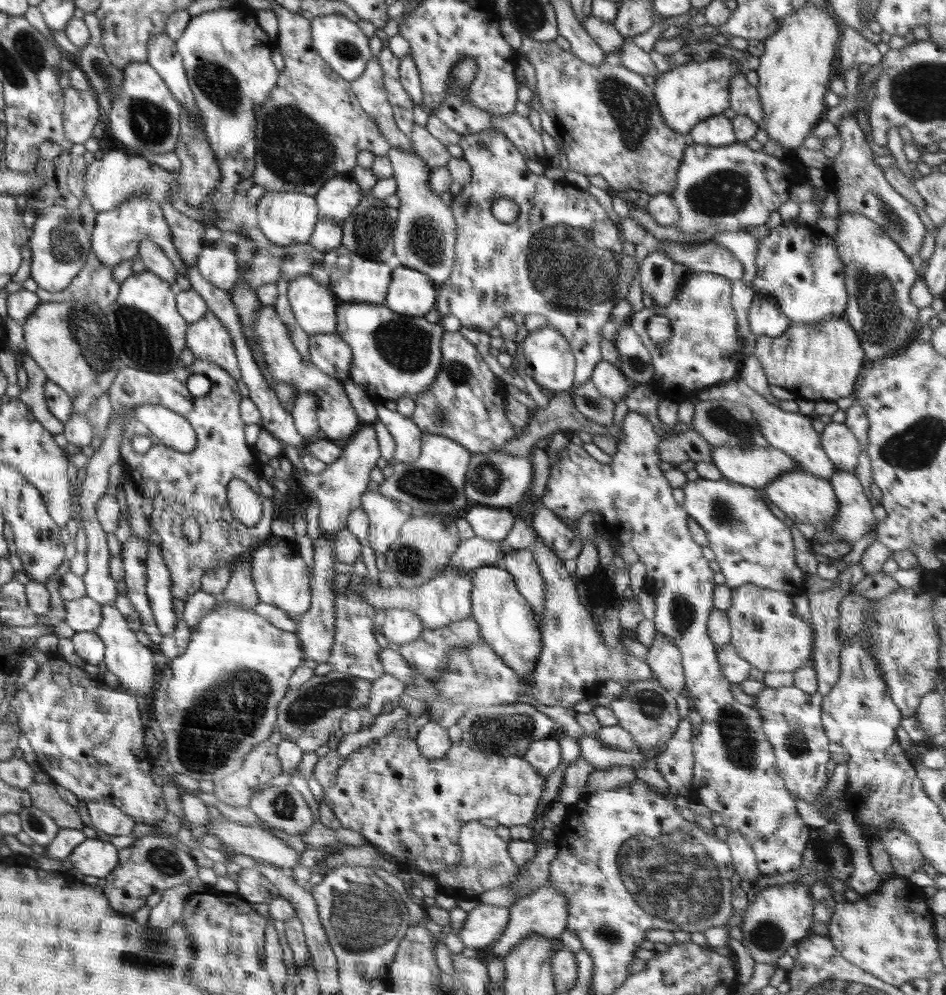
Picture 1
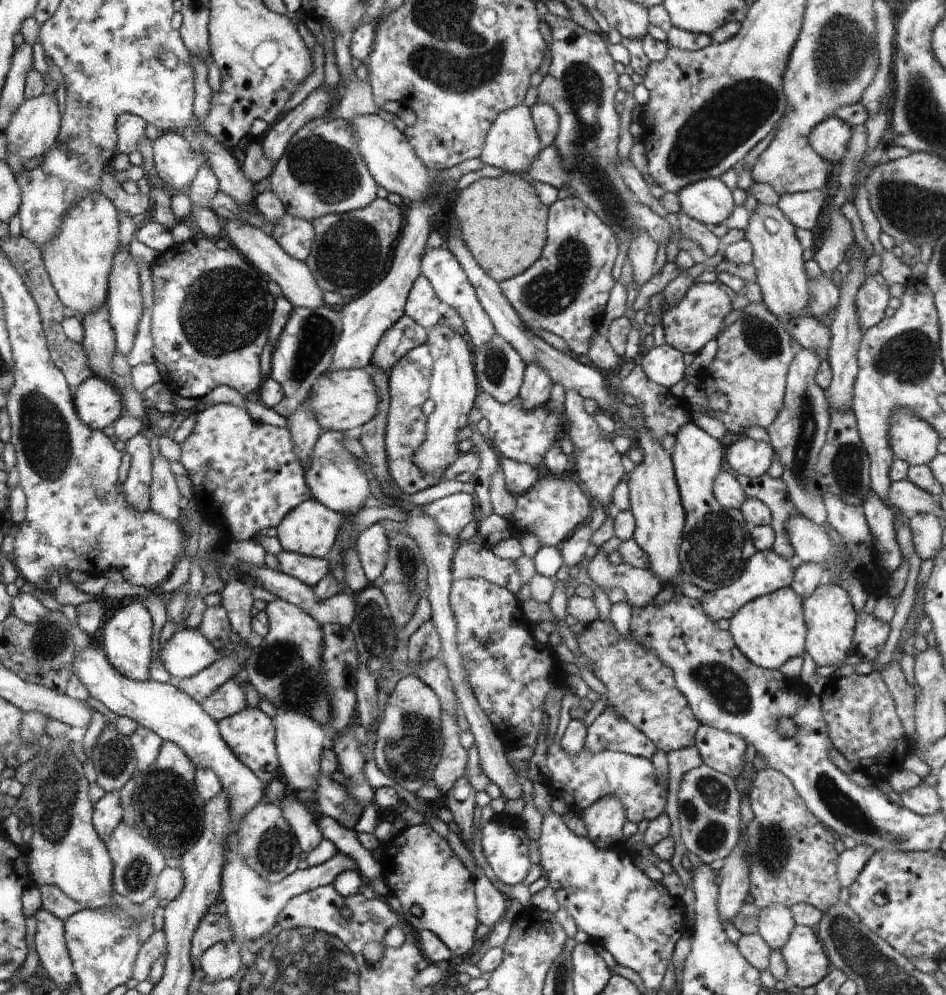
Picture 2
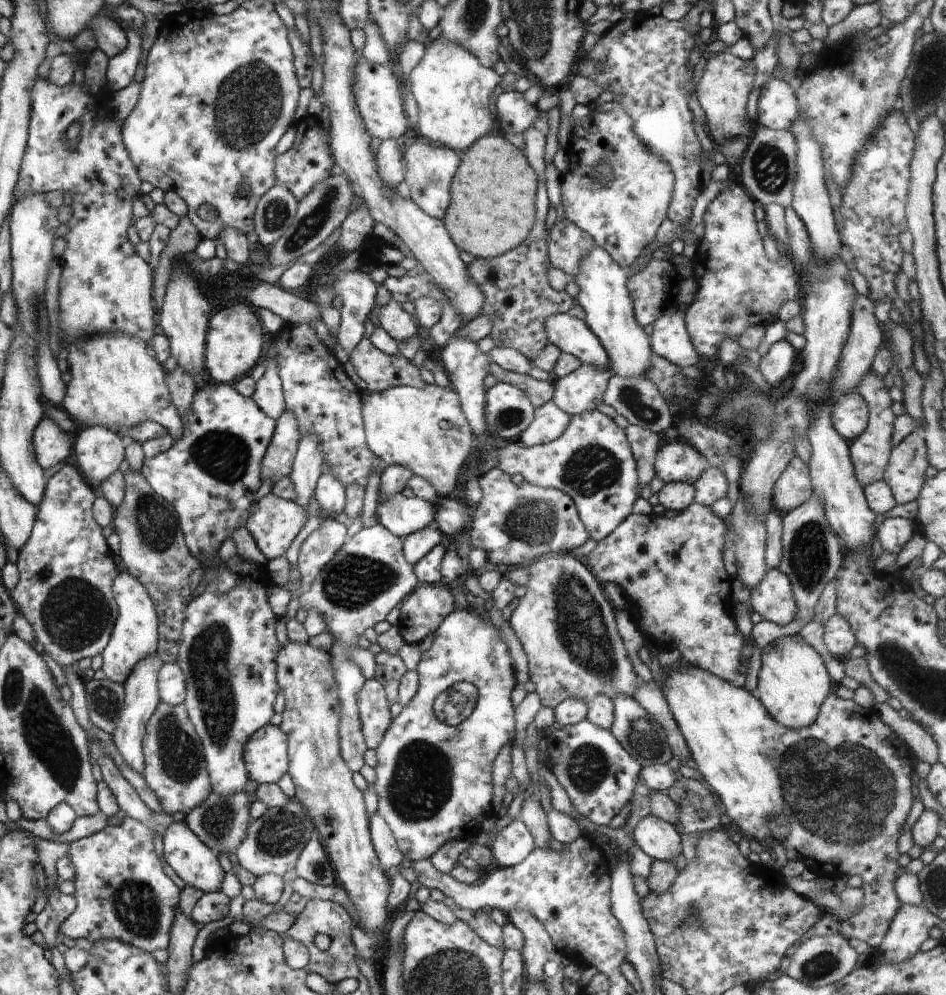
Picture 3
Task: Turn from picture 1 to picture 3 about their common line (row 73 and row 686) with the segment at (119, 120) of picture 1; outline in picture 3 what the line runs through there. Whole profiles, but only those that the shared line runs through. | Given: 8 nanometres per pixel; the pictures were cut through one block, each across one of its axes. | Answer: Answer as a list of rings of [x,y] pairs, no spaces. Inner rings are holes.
[[[156,652],[152,657],[142,661],[142,664],[138,664],[132,676],[122,685],[125,693],[124,703],[119,713],[115,732],[111,734],[112,743],[119,756],[123,757],[124,763],[130,769],[133,769],[140,775],[145,770],[144,739],[146,734],[148,734],[148,723],[152,719],[154,712],[157,711],[160,703],[157,677],[158,670],[163,664]]]

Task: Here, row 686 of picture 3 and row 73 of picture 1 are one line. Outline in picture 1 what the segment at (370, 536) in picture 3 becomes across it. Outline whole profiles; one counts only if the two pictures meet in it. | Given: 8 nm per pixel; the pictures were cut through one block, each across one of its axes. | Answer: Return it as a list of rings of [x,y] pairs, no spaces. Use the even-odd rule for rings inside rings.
[[[330,13],[311,20],[311,43],[313,49],[327,62],[332,71],[348,82],[360,78],[366,70],[366,63],[372,57],[369,38],[348,17]]]

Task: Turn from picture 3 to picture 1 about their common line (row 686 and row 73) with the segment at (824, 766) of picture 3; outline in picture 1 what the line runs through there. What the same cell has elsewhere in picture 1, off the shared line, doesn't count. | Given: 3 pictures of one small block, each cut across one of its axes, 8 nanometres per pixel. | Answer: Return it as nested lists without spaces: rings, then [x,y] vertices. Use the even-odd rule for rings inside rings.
[[[717,56],[706,61],[690,61],[656,77],[652,90],[660,116],[666,126],[676,134],[689,137],[697,122],[705,121],[730,107],[729,85],[732,76],[741,72],[741,67],[730,58]]]

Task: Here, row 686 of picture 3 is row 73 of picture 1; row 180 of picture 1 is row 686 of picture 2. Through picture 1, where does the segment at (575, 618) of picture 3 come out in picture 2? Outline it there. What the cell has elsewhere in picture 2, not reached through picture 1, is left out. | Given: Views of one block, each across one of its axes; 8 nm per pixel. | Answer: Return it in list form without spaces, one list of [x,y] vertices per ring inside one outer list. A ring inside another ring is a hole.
[[[596,619],[583,630],[577,641],[580,652],[594,662],[593,673],[606,685],[607,707],[614,707],[623,719],[639,728],[657,749],[670,751],[694,745],[696,730],[701,722],[678,690],[669,666],[638,644],[630,632],[623,638],[610,621]]]

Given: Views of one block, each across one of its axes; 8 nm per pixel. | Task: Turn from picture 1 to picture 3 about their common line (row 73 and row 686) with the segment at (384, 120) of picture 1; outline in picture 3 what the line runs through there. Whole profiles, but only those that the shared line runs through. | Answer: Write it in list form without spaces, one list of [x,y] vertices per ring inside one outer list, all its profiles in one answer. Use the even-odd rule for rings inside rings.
[[[372,679],[362,686],[357,695],[361,732],[367,749],[376,749],[390,727],[391,704],[378,680]]]

